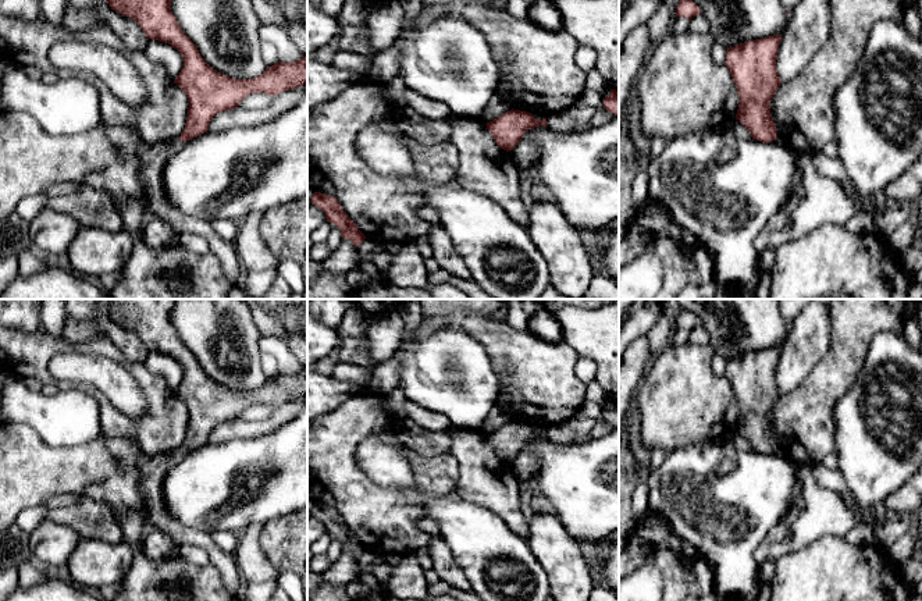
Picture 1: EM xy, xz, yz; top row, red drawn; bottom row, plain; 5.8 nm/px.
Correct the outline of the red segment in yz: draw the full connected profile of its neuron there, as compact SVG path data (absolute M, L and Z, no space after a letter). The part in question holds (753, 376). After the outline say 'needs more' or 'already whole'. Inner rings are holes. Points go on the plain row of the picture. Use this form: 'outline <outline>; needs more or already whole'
outline M780 346L748 352L727 360L725 377L729 380L740 409L738 431L759 454L777 449L770 426L770 412L782 392L776 383Z; already whole

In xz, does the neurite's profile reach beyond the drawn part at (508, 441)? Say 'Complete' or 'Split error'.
Complete

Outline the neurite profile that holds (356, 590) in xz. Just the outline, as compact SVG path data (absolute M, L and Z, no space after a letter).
M355 579L348 587L346 587L346 595L352 600L352 601L360 601L367 598L367 595L370 594L370 588L367 584L364 584L362 580Z

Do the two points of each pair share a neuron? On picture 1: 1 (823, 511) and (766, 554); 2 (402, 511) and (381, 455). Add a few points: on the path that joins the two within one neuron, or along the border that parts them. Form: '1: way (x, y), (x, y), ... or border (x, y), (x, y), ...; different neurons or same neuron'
1: way (811, 525), (789, 547), (780, 550); same neuron
2: border (365, 473), (381, 486), (408, 491), (417, 490); different neurons

